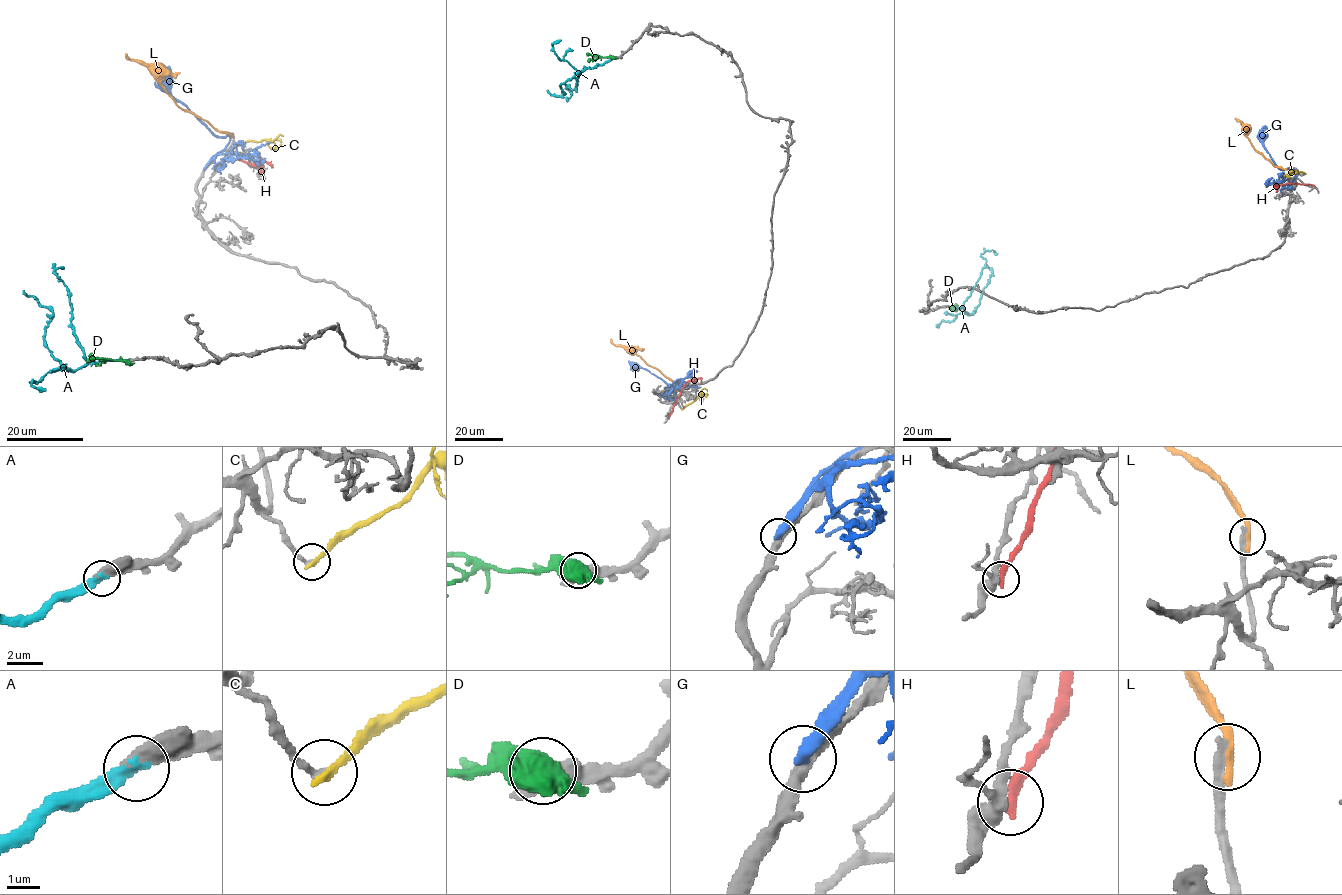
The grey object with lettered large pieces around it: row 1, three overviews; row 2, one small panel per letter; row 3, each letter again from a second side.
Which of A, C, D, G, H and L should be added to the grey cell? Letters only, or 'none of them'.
A

